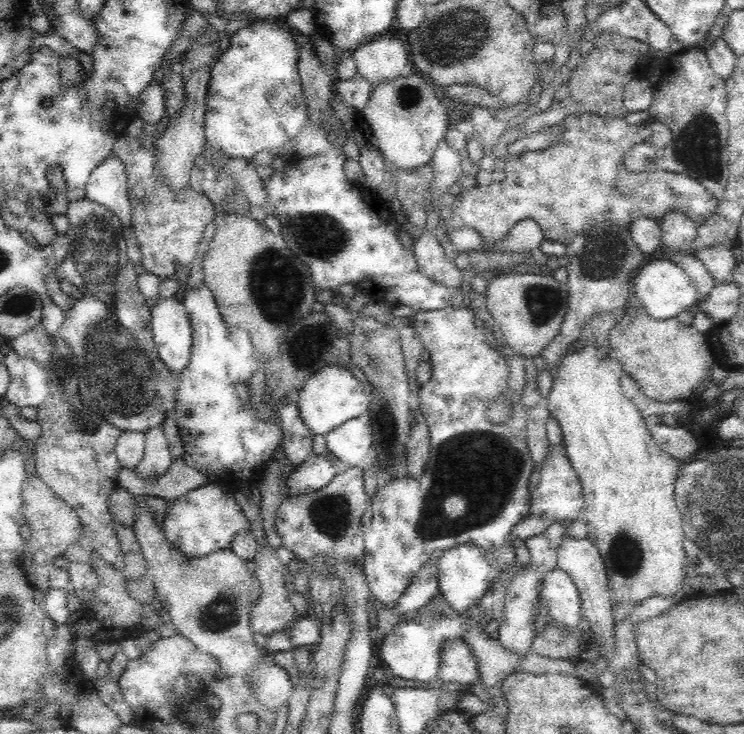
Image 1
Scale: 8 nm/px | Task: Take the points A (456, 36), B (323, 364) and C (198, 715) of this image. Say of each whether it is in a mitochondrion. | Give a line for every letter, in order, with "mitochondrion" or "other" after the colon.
A: mitochondrion
B: other
C: mitochondrion

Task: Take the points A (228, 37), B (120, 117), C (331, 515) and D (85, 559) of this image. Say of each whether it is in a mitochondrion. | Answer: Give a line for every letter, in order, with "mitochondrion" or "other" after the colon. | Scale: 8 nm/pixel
A: other
B: other
C: mitochondrion
D: other

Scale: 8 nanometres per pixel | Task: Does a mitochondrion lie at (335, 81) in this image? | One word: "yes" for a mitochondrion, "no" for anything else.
no

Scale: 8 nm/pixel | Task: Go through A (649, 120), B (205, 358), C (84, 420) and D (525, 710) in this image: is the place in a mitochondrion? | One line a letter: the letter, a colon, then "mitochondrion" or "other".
A: other
B: other
C: mitochondrion
D: other

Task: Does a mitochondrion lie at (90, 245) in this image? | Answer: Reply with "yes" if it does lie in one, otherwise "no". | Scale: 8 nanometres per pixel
yes

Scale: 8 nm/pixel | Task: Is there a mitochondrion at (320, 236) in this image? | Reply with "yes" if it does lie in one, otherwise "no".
yes

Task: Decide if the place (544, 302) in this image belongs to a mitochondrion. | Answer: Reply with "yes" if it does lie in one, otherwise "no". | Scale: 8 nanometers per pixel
yes

